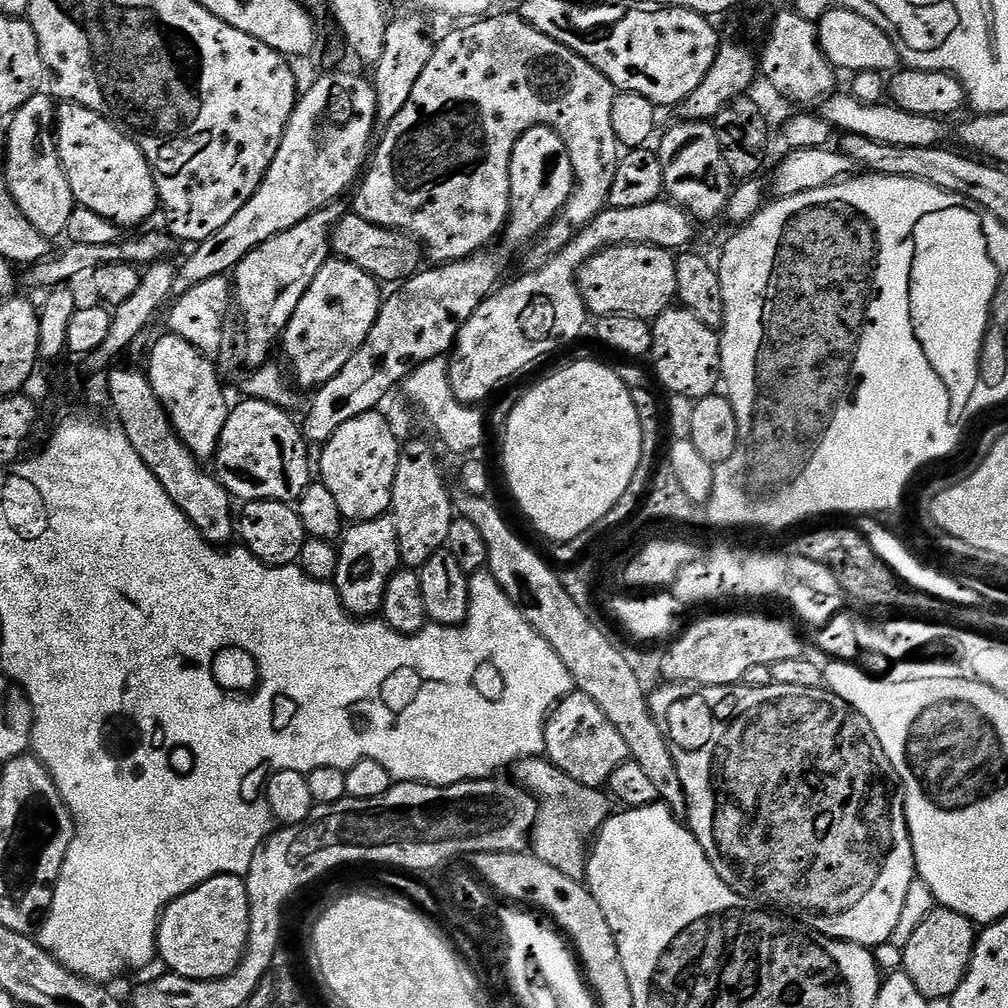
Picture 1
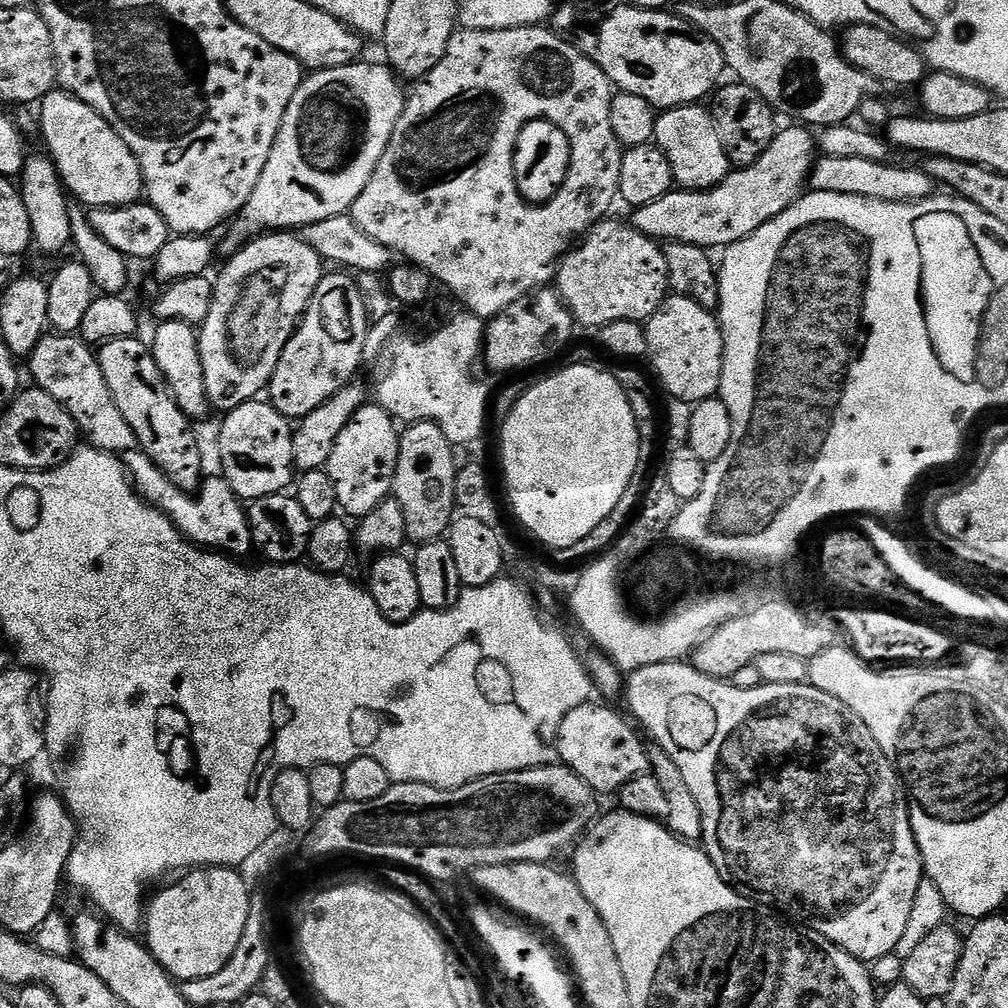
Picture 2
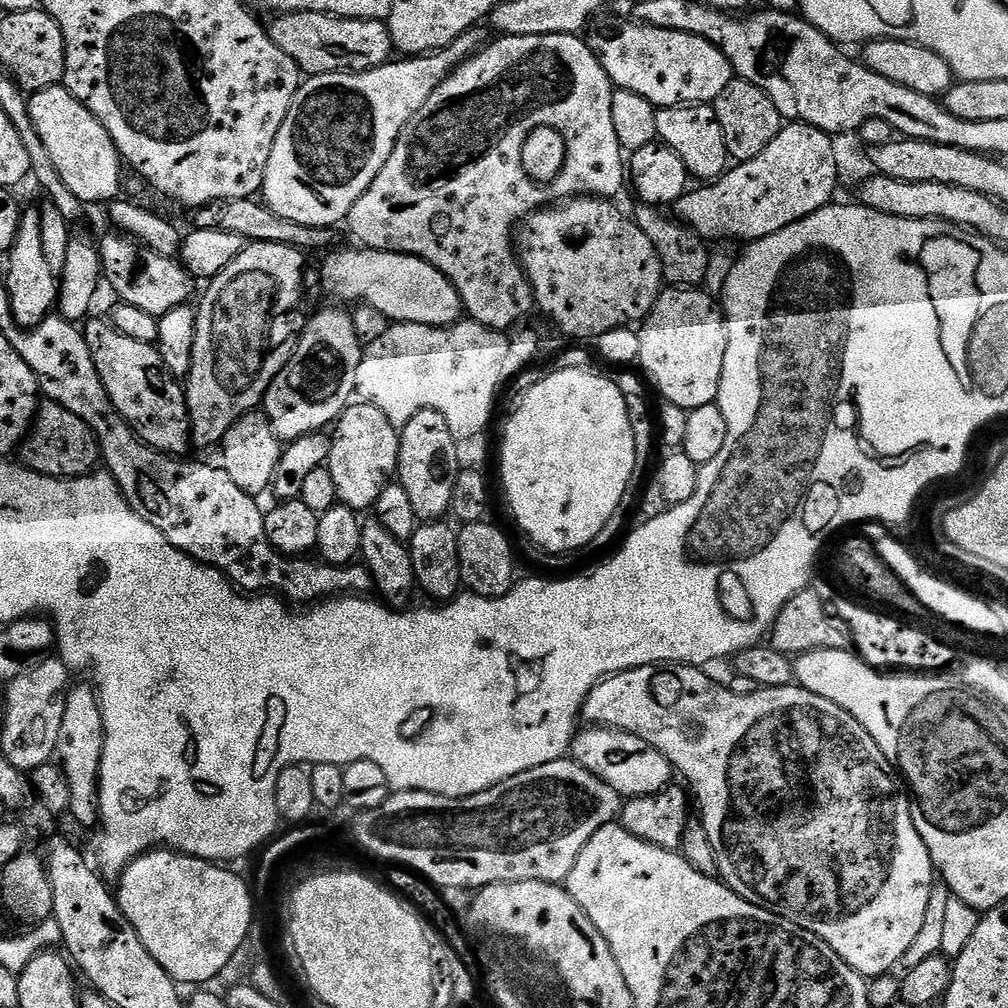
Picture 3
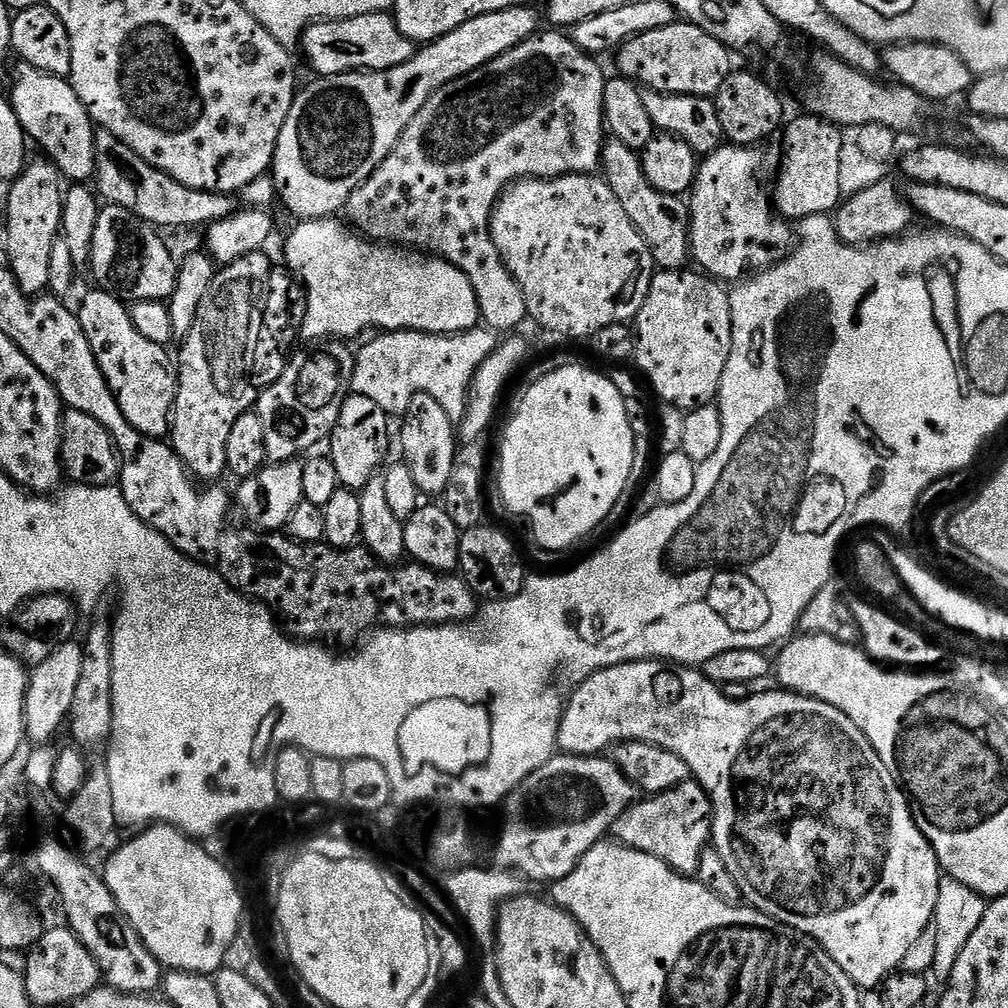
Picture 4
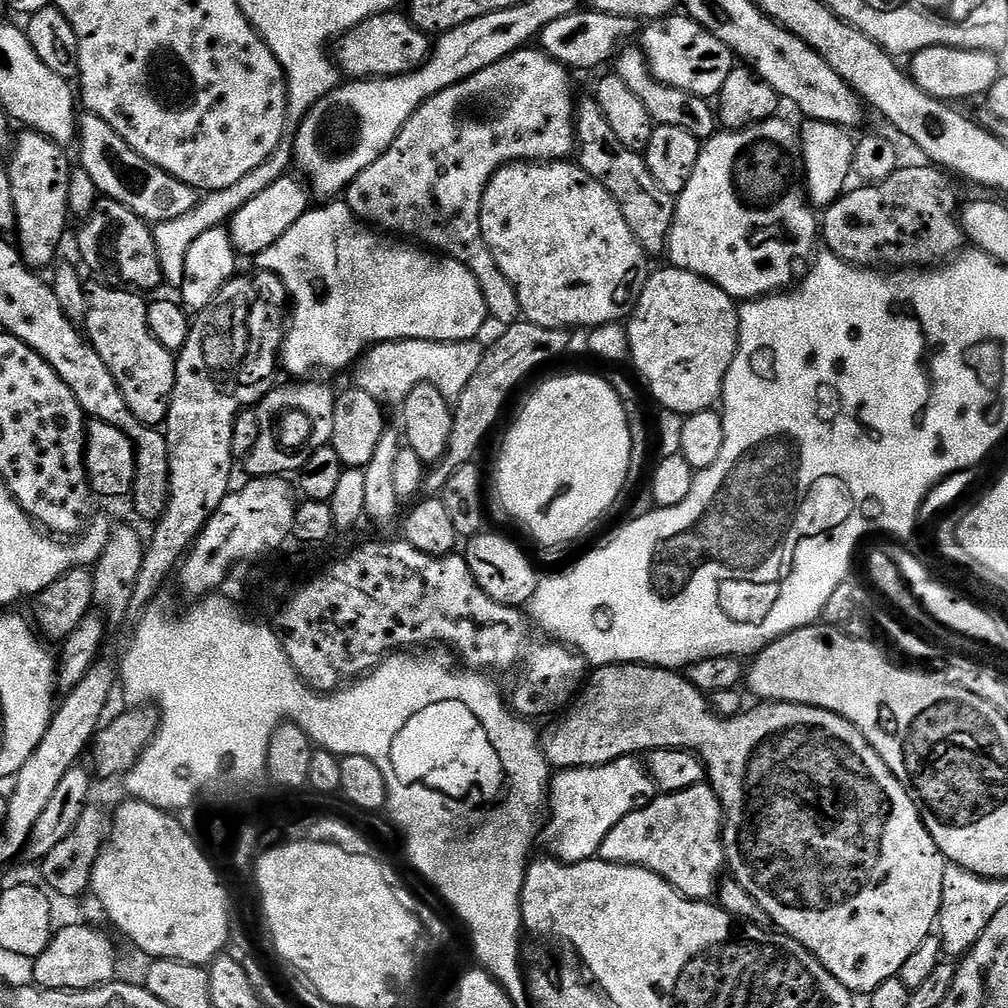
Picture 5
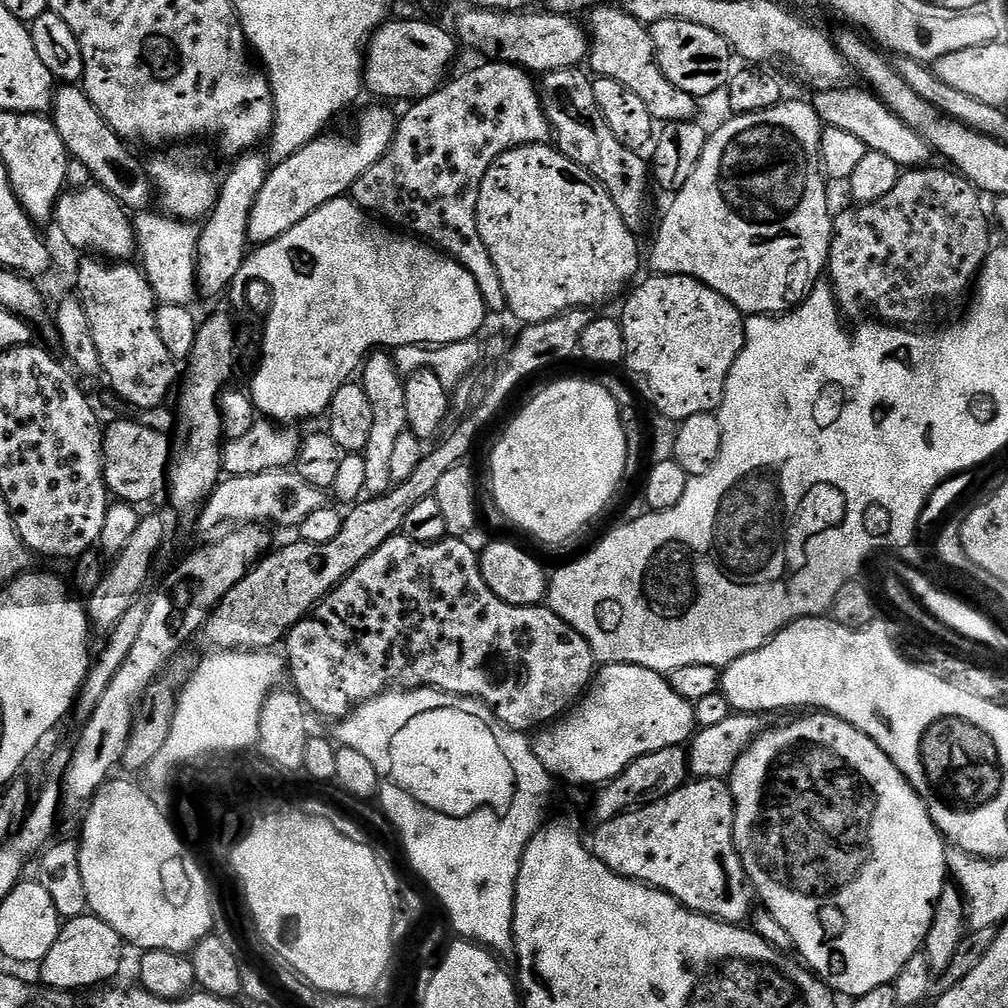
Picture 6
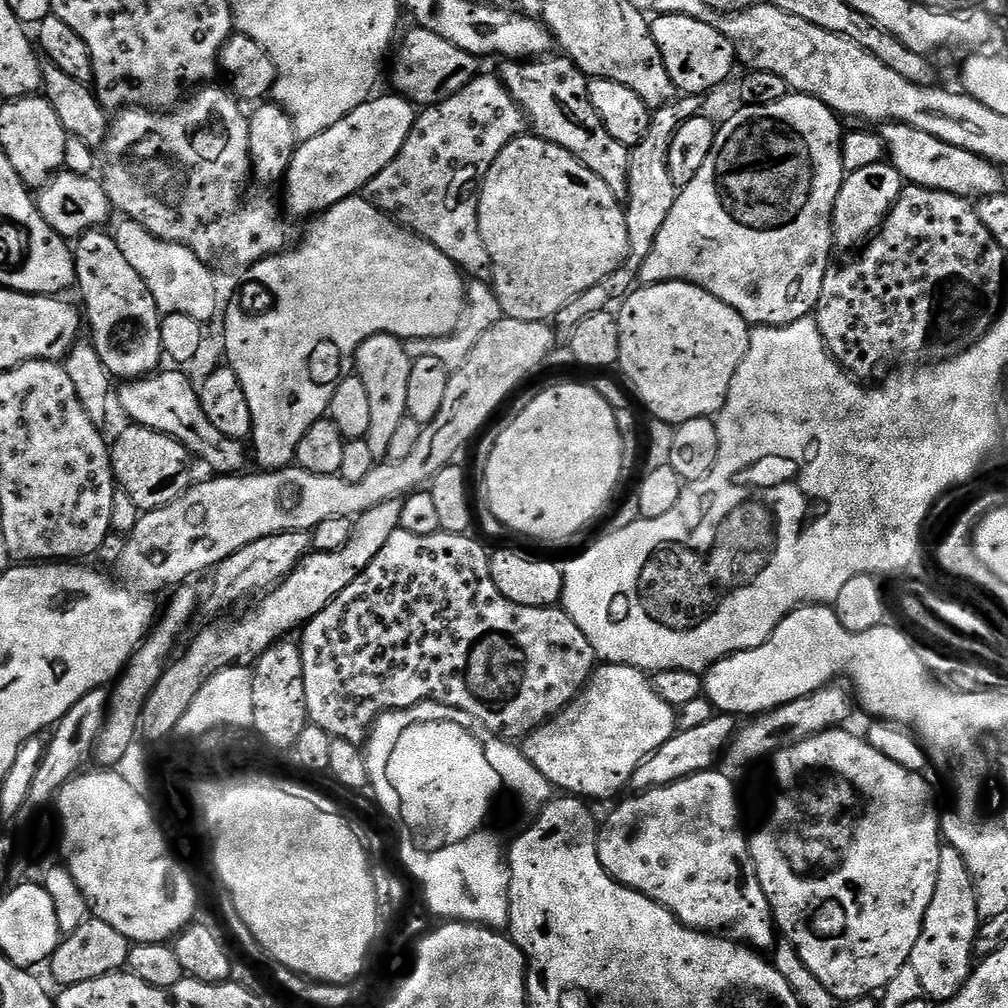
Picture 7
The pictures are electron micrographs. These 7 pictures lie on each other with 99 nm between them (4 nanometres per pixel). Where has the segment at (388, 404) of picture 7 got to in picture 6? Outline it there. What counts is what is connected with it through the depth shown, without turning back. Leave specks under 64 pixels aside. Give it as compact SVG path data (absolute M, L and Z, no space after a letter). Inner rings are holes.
M376 350L365 359L358 372L358 383L366 390L366 398L370 398L370 407L374 413L374 423L370 429L370 439L362 453L366 462L365 493L369 497L384 496L393 487L390 478L390 461L398 439L398 434L409 431L406 422L406 390L405 377L396 369L396 361L387 351Z

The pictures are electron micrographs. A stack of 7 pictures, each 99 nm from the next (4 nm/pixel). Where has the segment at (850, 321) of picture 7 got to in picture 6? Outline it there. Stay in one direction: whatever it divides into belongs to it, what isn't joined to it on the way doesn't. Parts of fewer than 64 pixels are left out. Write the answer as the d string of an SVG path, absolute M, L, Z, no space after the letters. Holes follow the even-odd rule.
M917 166L911 170L901 171L900 177L898 178L898 182L894 182L894 190L889 190L887 194L882 194L882 198L878 198L874 202L870 202L869 204L856 204L855 206L851 206L852 208L848 208L845 212L837 211L835 213L833 222L832 222L832 241L830 242L830 250L828 251L828 267L826 269L827 279L830 281L830 287L832 289L833 294L836 296L836 304L839 306L841 313L845 317L848 316L852 320L856 320L855 322L863 321L865 318L871 317L868 316L873 312L875 319L877 321L883 322L885 324L895 324L897 326L916 326L920 319L923 318L924 315L928 312L928 307L931 306L935 300L956 300L960 295L963 294L964 291L971 289L973 287L974 281L979 277L980 269L984 267L984 263L986 262L986 258L988 257L988 253L992 251L994 247L994 241L992 241L992 232L988 229L988 220L990 224L990 216L984 213L984 204L980 199L982 199L981 193L977 190L976 187L973 186L965 176L961 176L959 172L955 170L949 170L947 167L944 168L932 168L933 166Z

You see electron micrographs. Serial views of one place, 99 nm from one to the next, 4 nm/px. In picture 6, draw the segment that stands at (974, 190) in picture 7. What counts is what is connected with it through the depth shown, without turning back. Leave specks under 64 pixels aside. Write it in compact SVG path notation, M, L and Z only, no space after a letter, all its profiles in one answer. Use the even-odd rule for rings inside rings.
M841 87L839 90L820 90L815 93L816 97L810 100L816 113L820 115L821 125L838 130L846 130L846 134L854 134L868 147L869 152L886 154L901 169L911 170L917 166L929 163L930 149L928 143L920 137L902 118L898 118L888 109L871 91L856 88Z

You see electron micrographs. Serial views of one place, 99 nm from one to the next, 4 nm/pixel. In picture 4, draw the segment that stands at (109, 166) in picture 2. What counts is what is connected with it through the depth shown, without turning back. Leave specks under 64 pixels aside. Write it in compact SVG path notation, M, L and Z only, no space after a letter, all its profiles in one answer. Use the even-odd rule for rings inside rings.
M26 63L19 65L10 99L24 127L25 137L41 148L43 155L60 169L61 177L72 182L88 182L96 175L96 133L86 106L74 94L63 76L51 76Z

